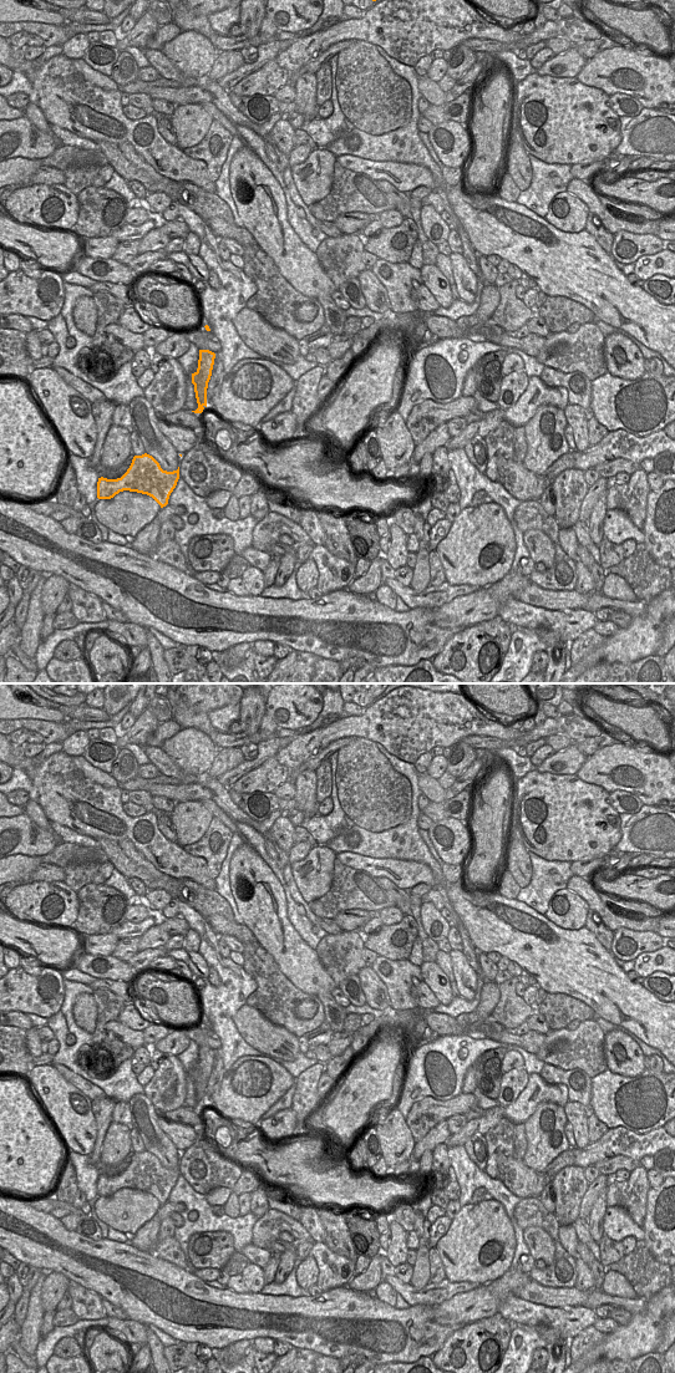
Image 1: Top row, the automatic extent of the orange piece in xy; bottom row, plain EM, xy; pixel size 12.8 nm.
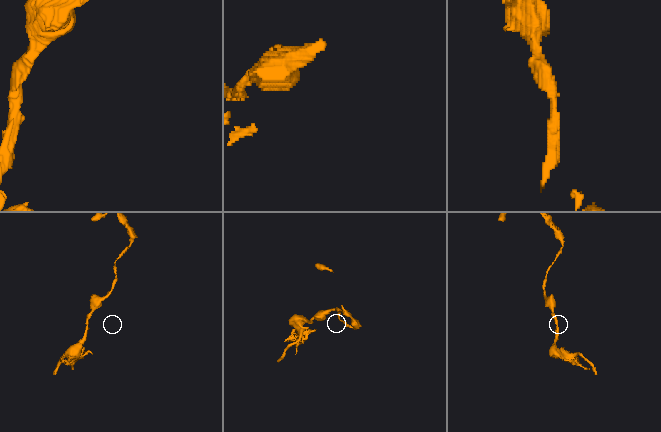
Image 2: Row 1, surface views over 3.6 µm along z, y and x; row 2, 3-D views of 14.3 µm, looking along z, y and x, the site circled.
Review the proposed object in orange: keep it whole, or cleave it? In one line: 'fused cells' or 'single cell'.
fused cells

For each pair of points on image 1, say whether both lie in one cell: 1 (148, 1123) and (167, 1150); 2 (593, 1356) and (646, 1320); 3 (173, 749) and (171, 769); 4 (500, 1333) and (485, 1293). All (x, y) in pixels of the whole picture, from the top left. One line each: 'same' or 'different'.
1: same
2: same
3: different
4: different

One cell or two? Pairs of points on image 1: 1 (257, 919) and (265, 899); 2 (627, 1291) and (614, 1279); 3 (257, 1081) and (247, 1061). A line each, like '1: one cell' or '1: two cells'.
1: one cell
2: one cell
3: two cells

